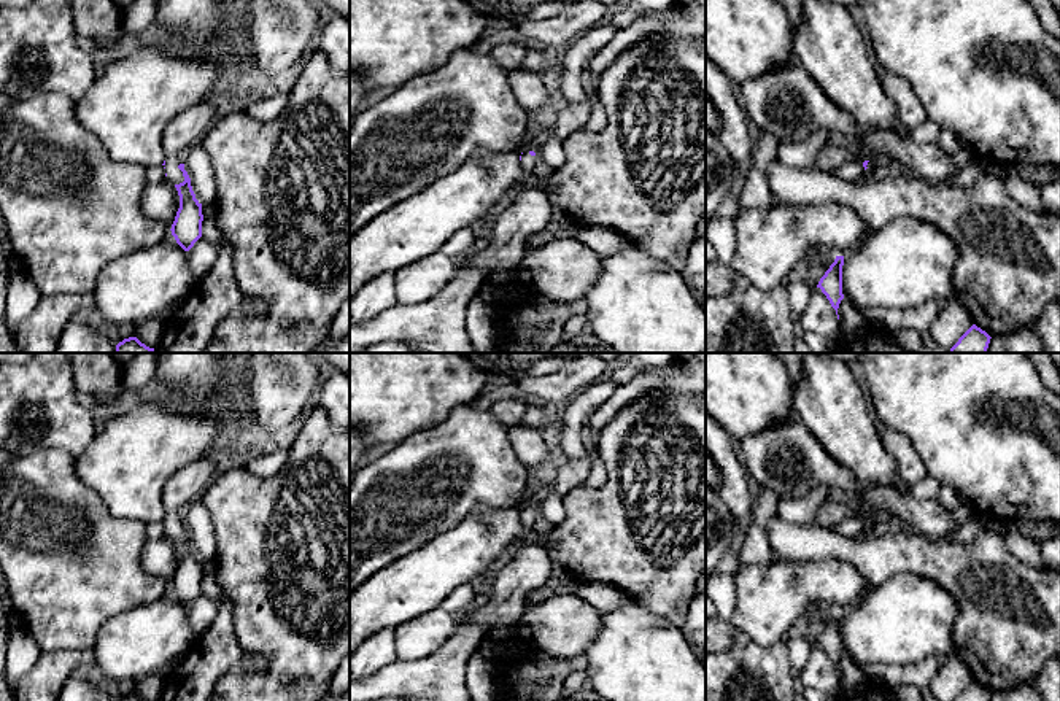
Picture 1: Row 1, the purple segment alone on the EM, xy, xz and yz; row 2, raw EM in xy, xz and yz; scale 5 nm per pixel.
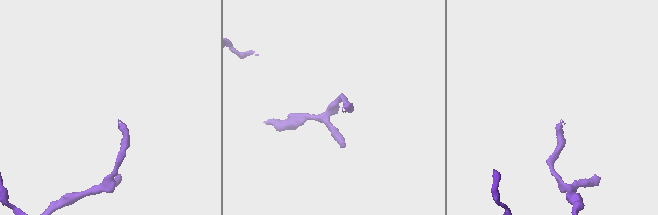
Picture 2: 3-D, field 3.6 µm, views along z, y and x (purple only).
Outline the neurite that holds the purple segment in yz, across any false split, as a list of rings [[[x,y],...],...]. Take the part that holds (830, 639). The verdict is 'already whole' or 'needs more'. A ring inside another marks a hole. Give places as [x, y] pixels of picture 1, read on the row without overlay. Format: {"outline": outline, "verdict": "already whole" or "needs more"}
{"outline": [[[836,612],[834,618],[830,622],[830,625],[825,628],[825,631],[820,634],[817,641],[817,644],[822,645],[822,649],[830,656],[831,663],[836,666],[836,671],[839,660],[844,655],[842,622],[844,622],[844,612]]], "verdict": "already whole"}

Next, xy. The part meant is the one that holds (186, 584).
{"outline": [[[199,458],[175,472],[162,490],[165,536],[176,544],[180,552],[180,564],[170,587],[184,607],[189,607],[202,593],[203,571],[202,560],[195,555],[191,534],[178,512],[199,499],[213,477],[215,463],[210,458]]], "verdict": "needs more"}

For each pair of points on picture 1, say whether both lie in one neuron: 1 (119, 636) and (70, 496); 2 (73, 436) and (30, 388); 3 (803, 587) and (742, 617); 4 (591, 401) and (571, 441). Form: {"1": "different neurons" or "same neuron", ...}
{"1": "different neurons", "2": "same neuron", "3": "same neuron", "4": "same neuron"}

